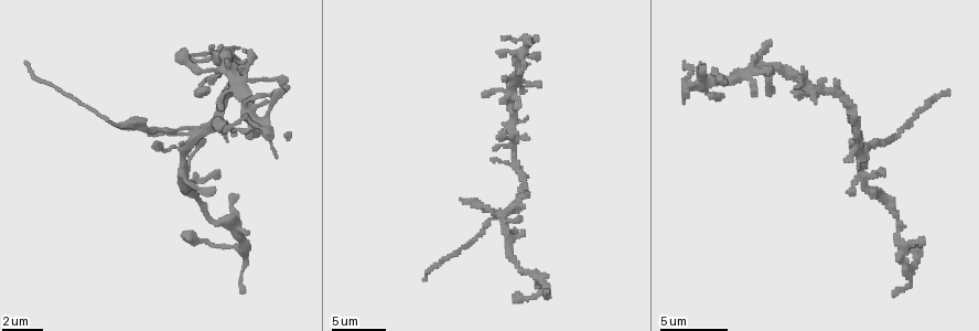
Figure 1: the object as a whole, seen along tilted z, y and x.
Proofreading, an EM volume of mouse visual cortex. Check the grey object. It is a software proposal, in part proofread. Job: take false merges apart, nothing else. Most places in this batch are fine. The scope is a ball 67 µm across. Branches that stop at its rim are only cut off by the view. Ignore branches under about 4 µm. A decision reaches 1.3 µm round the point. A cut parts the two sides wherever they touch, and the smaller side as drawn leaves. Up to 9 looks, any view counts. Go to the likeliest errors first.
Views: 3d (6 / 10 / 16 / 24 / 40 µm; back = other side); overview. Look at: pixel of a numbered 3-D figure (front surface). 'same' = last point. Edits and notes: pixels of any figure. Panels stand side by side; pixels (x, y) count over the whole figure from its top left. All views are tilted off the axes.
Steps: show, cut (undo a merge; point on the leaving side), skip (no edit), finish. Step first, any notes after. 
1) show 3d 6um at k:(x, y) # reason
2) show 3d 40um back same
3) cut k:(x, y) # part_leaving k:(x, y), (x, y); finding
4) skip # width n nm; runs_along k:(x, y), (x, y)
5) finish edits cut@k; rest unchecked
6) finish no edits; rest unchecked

show 3d 6um at 1:(897, 219) # thin neck

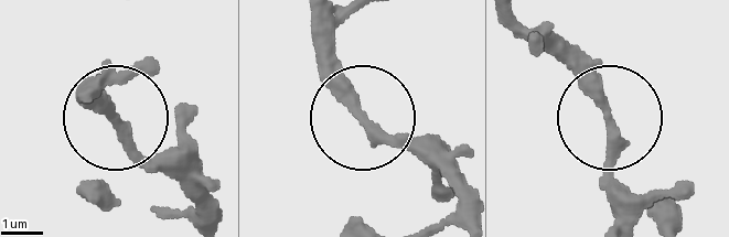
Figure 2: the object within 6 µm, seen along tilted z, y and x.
show 3d 6um back at 2:(610, 123)

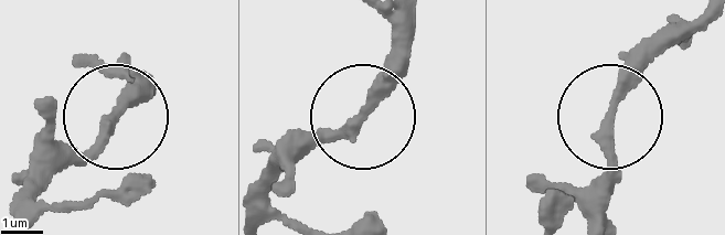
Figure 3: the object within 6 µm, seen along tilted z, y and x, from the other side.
skip # runs_along 3:(708, 15), (614, 111), (604, 209); continuous, no second cell

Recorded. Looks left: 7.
show 3d 6um at 1:(859, 131)

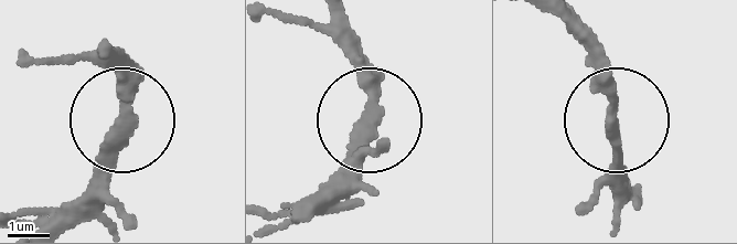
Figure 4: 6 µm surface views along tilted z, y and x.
skip # runs_along 4:(117, 119), (124, 142), (103, 212); continuous, no second cell

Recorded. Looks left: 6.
show 3d 16um at 1:(512, 142) # sudden change in width

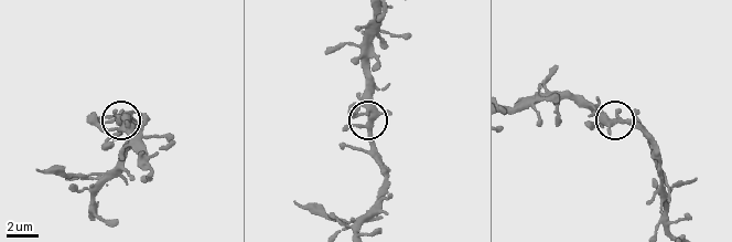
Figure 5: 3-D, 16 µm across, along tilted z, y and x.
skip # runs_along 5:(659, 165), (655, 148), (641, 133), (609, 117), (582, 96); one cell here

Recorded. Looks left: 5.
show 3d 6um at 1:(508, 93) # four or more arms meet

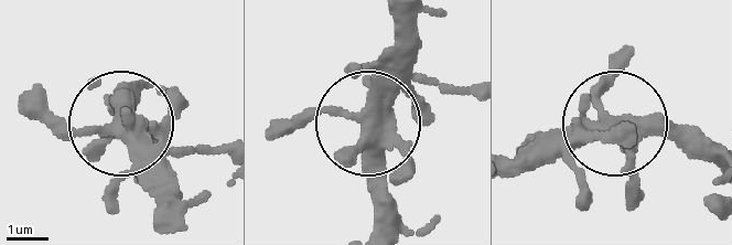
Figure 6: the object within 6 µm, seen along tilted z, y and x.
skip # width 370 nm; continuous, no second cell

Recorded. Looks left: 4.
finish no edits; rest unchecked

